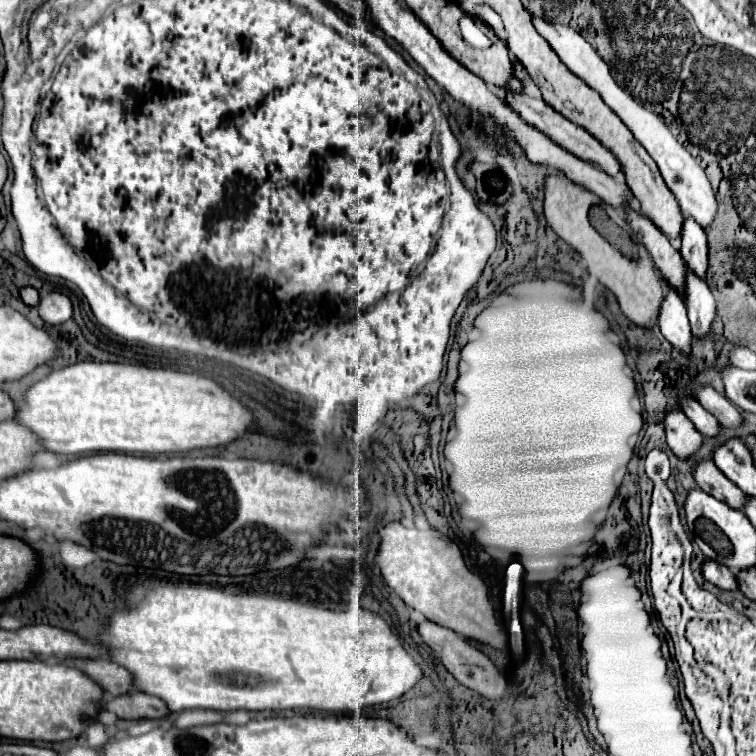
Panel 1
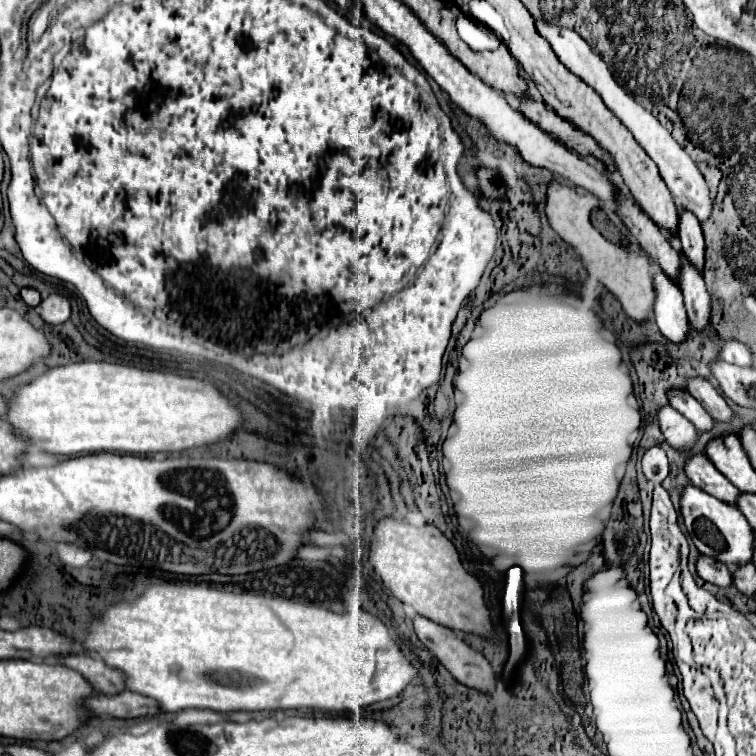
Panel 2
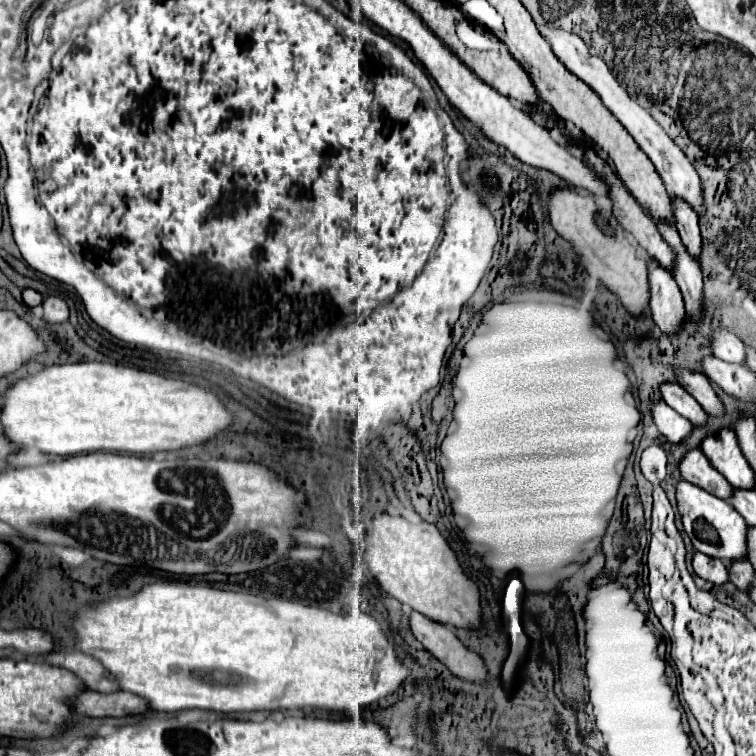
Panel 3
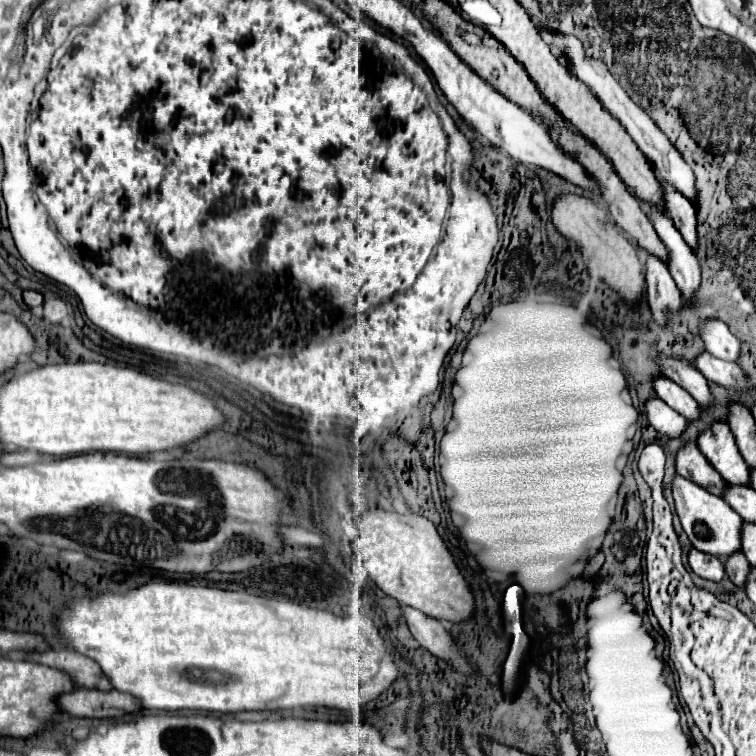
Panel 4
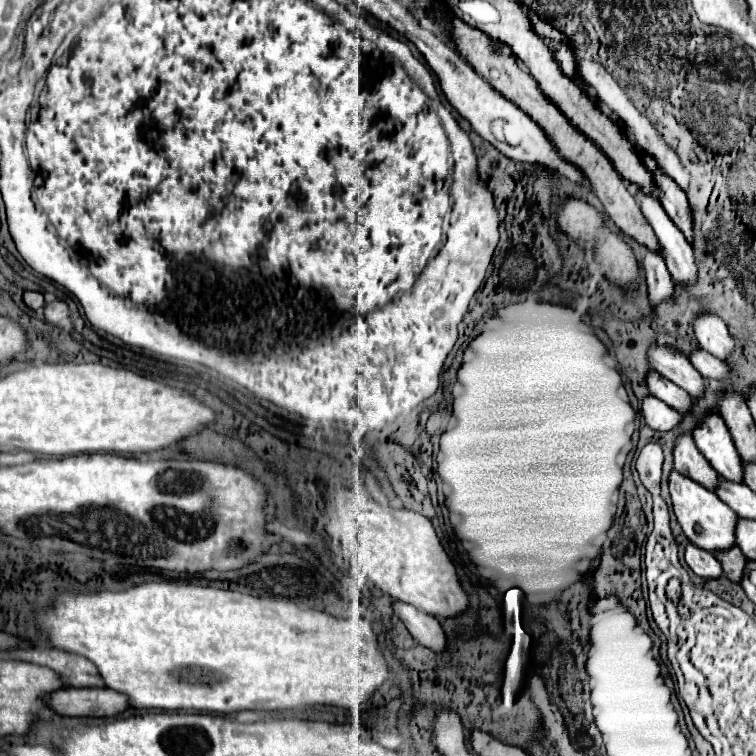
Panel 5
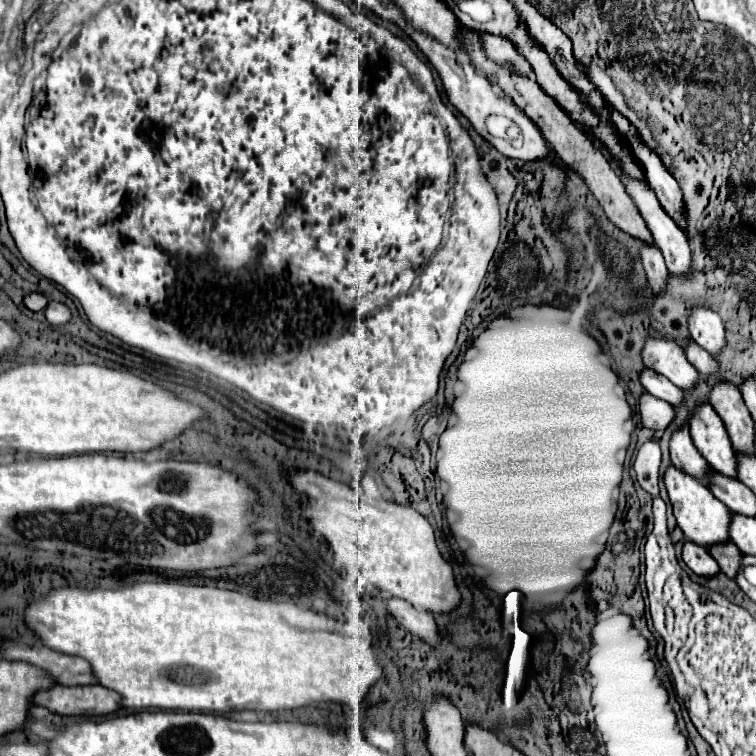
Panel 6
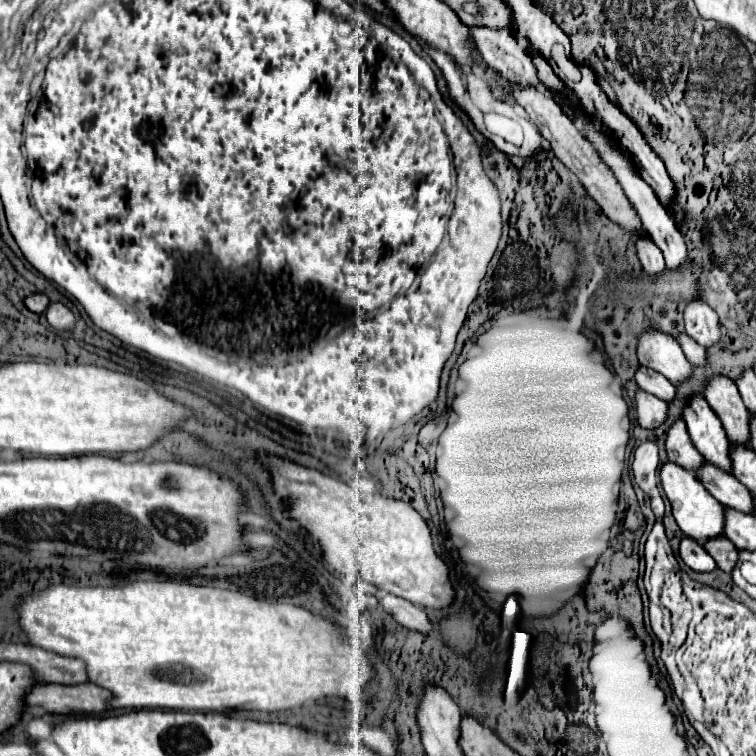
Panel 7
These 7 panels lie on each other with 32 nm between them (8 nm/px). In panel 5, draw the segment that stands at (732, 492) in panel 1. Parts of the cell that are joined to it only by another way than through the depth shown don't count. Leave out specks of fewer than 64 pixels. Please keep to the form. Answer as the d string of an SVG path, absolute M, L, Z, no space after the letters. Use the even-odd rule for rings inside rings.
M682 434L676 440L676 448L674 448L674 470L680 472L682 476L688 476L692 480L696 480L698 484L702 484L704 488L708 488L710 492L716 490L718 486L718 472L710 466L710 462L700 454L700 450L696 448L694 440L690 434Z

